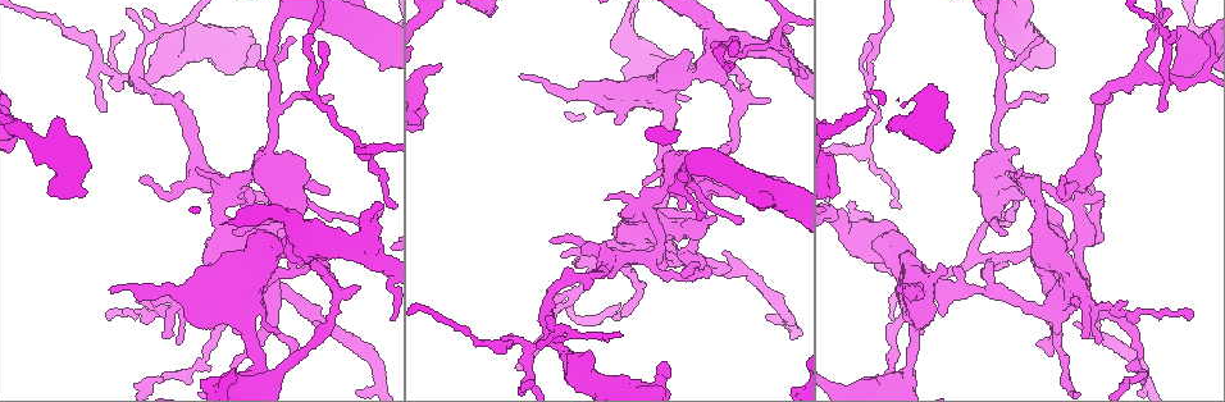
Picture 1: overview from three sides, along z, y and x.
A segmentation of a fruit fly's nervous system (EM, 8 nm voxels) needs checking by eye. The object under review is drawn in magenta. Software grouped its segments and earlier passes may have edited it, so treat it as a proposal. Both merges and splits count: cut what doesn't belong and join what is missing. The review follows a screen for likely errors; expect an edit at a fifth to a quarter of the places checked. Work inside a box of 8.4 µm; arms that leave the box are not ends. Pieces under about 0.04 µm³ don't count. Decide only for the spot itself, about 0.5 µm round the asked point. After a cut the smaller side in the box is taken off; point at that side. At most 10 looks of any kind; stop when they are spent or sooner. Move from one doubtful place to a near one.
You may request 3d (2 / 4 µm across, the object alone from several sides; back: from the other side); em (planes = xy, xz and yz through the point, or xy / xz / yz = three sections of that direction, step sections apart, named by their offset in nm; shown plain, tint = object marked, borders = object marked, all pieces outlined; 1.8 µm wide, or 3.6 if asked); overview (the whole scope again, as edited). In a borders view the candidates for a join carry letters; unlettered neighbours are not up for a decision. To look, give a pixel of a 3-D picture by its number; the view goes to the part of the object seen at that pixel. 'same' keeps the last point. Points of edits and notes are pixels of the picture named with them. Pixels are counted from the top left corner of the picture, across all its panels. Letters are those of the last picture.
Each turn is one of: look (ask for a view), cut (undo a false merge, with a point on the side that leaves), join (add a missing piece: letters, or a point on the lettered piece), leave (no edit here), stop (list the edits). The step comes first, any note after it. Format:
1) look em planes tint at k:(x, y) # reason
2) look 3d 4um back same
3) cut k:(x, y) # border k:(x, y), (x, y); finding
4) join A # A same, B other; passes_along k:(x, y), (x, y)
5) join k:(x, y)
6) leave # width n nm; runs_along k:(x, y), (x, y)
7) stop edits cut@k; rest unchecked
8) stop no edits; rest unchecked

look em 3.6um planes tint at 1:(305, 268) # touches itself

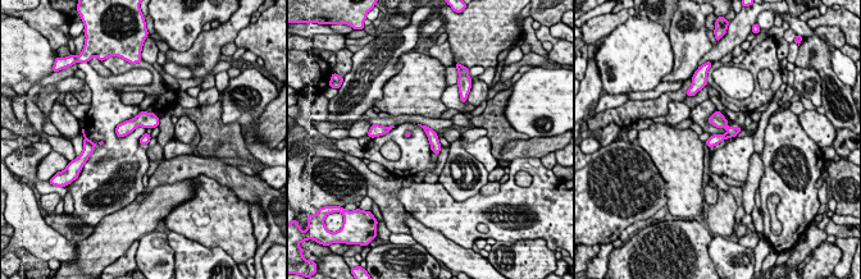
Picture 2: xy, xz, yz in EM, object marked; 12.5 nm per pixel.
look em 3.6um planes borders same

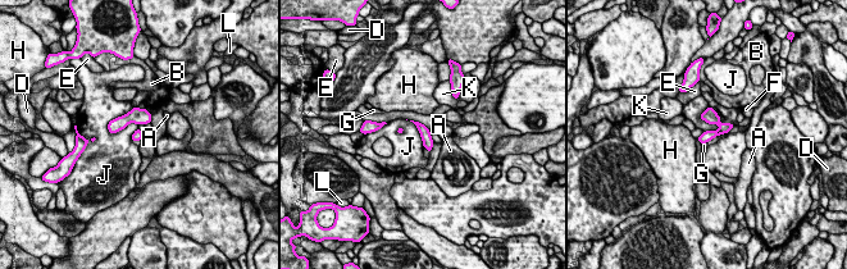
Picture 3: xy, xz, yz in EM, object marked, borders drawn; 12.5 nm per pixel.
leave # width 130 nm; A other, B other, D other, E other, F other, G other, H other, J other, K other, L other; border 3:(132, 106), (109, 122), (110, 133); one cell here

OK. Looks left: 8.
look 3d 4um at 1:(268, 161) # thick turns thin

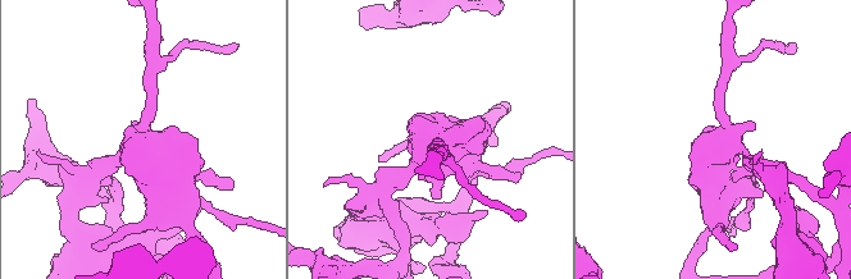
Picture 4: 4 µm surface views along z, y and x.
look em 3.6um planes borders at 4:(730, 137) # now the EM

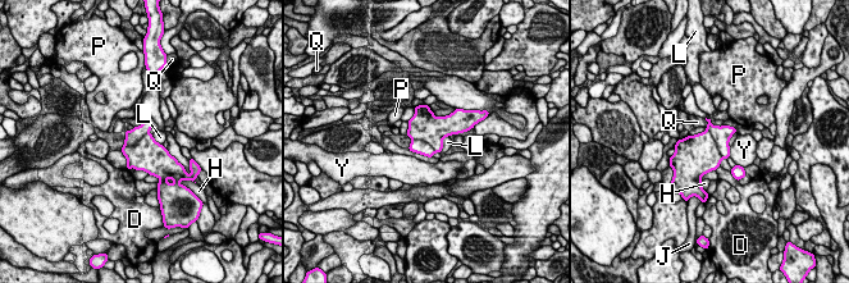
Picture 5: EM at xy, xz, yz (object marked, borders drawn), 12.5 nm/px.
cut 5:(721, 135) # width 440 nm; D other, H other, J other, L other, P other, Q other, Y other; border 5:(707, 129), (724, 158); two cells meet here

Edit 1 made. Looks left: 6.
look 3d 2um back at 1:(1099, 205) # touches itself

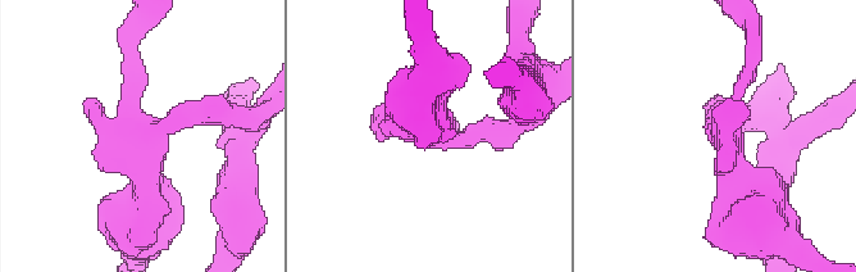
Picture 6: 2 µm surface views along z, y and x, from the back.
look em xz step 4 tint at 6:(726, 133) # shape alone is not enough

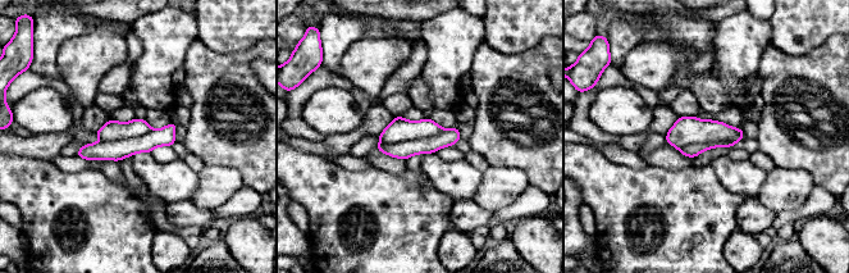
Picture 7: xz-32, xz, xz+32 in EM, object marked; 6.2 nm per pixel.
look em planes borders same

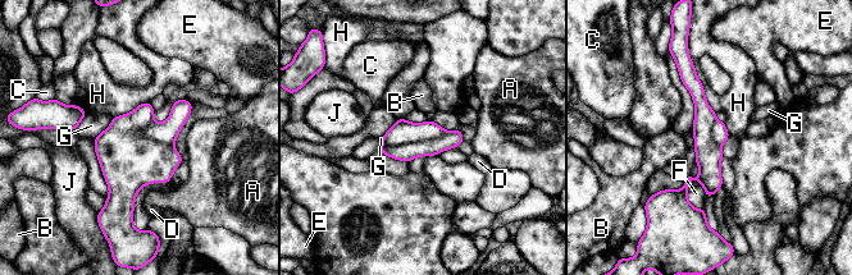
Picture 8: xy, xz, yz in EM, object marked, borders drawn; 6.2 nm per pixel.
leave # A other, B other, C other, D other, E other, F other, G other, H other, J other; border 8:(688, 53), (705, 100), (715, 113); one cell here

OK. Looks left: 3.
look em planes borders at 1:(545, 337) # sudden change in width

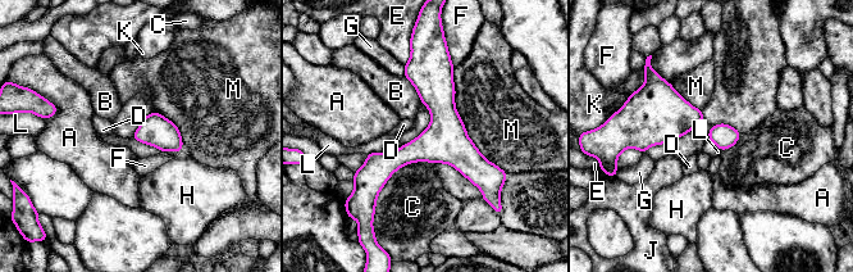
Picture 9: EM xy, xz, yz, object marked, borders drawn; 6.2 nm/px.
leave # A other, B other, C other, D other, E other, F other, G other, H other, J other, K other, L other, M other; border 9:(132, 137), (162, 150); continuous, no second cell

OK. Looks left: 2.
stop edits cut@5; rest unchecked

